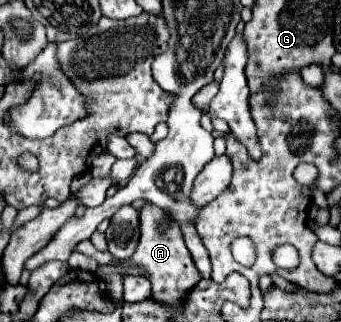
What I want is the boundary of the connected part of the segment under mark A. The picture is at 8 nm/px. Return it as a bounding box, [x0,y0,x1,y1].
[97,203,201,305]

